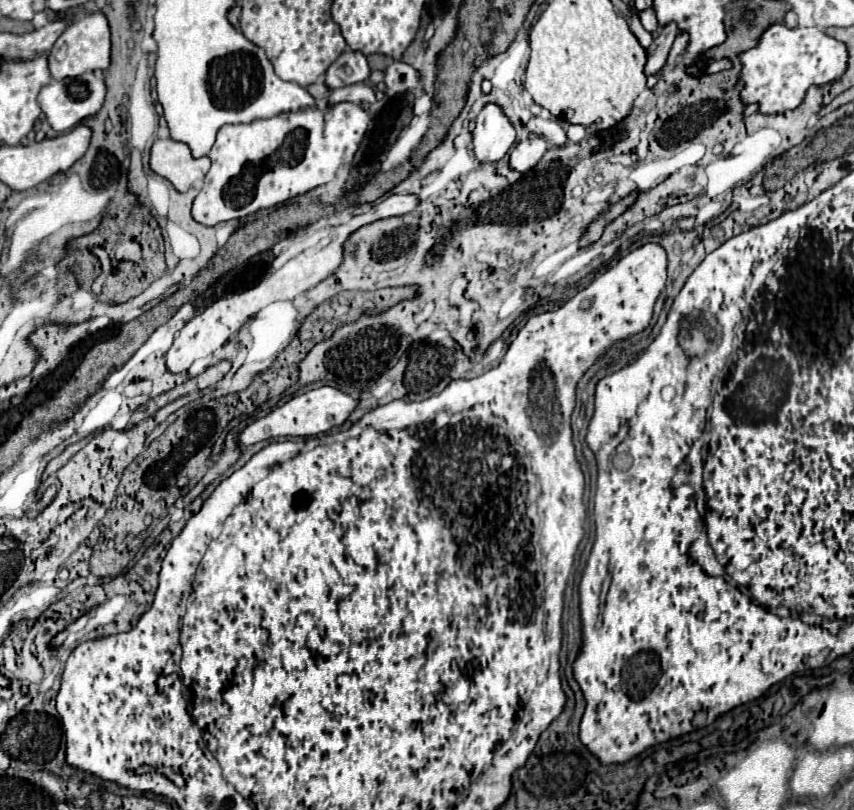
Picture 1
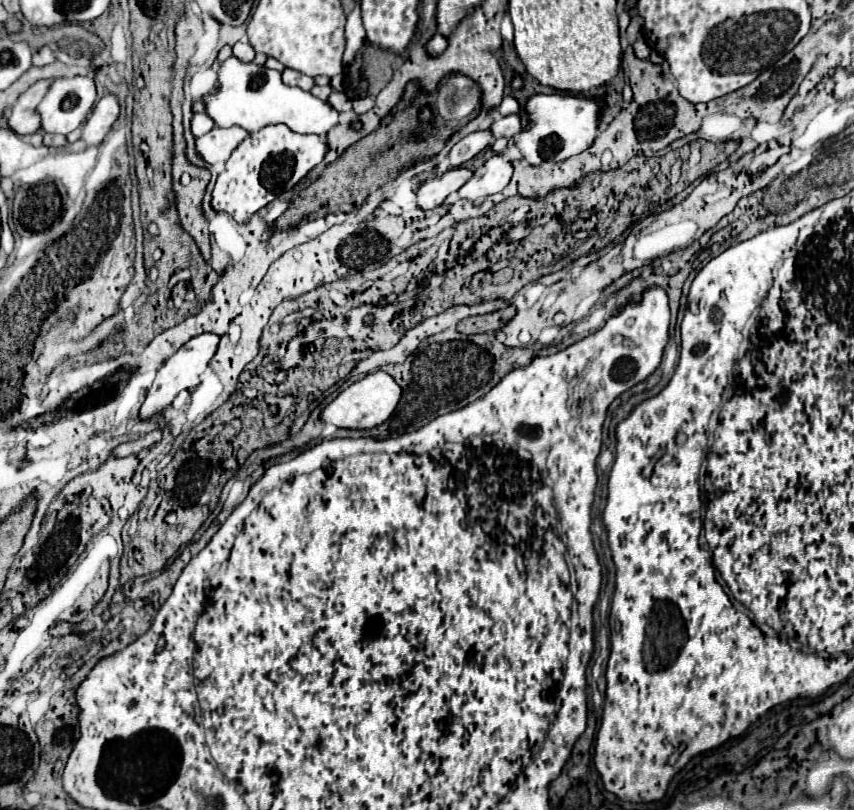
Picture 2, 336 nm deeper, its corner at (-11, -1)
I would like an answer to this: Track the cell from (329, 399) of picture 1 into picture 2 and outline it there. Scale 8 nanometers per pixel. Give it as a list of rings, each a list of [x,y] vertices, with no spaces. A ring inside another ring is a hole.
[[[376,371],[358,379],[356,383],[346,387],[342,393],[338,393],[338,397],[324,407],[324,411],[320,413],[320,419],[340,429],[372,429],[382,425],[392,415],[398,401],[400,401],[398,383],[388,373]]]

